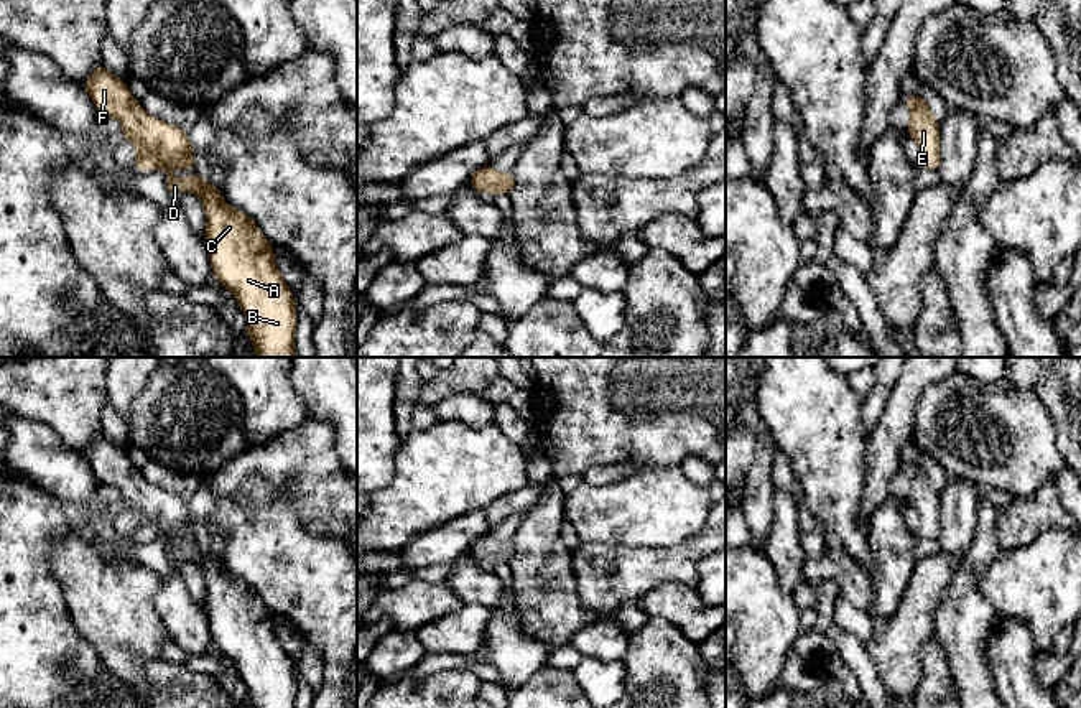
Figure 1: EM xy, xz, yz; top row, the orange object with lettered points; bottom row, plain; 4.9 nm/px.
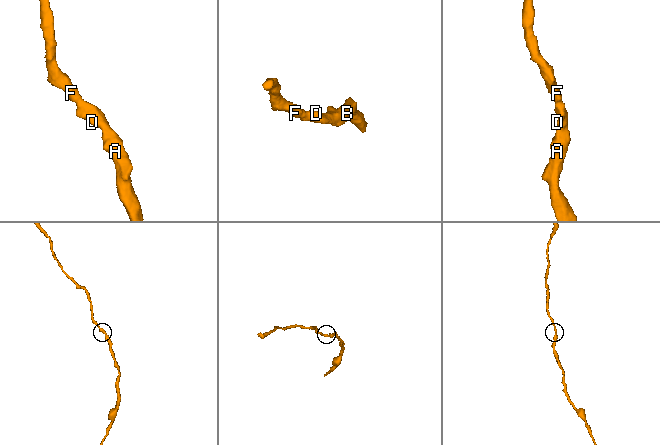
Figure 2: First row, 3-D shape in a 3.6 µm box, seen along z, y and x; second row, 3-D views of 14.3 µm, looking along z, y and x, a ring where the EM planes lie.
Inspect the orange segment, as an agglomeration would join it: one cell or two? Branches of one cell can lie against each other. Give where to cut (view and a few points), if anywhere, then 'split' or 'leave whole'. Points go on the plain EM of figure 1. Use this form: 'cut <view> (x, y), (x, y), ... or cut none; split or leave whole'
cut none; leave whole

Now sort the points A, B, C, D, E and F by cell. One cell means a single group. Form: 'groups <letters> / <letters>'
groups A B C D E F

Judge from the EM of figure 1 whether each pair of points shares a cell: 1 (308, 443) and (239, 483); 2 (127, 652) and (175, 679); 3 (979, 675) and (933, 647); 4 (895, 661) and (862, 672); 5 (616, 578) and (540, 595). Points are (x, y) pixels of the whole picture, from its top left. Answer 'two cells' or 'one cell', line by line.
1: one cell
2: two cells
3: two cells
4: two cells
5: two cells

